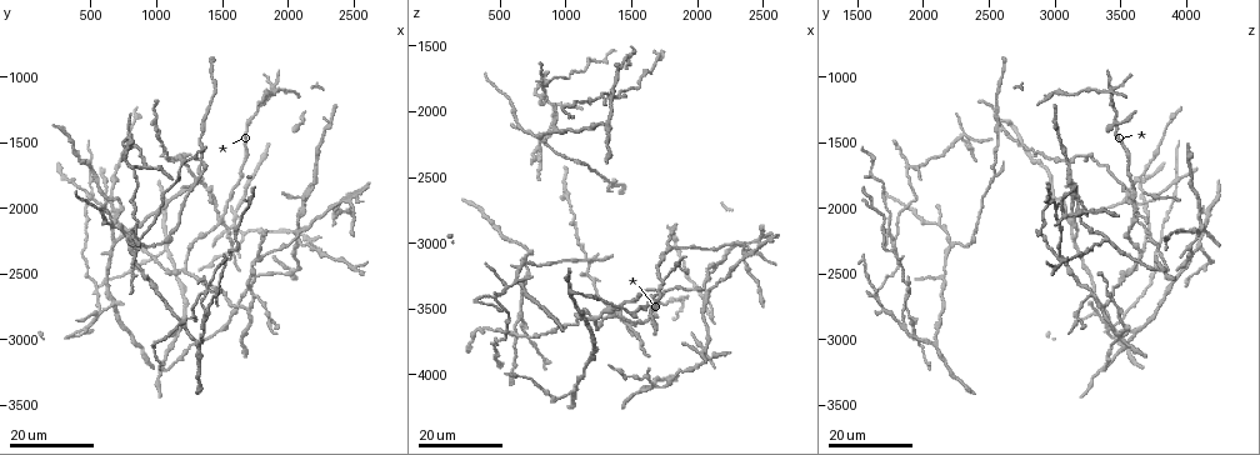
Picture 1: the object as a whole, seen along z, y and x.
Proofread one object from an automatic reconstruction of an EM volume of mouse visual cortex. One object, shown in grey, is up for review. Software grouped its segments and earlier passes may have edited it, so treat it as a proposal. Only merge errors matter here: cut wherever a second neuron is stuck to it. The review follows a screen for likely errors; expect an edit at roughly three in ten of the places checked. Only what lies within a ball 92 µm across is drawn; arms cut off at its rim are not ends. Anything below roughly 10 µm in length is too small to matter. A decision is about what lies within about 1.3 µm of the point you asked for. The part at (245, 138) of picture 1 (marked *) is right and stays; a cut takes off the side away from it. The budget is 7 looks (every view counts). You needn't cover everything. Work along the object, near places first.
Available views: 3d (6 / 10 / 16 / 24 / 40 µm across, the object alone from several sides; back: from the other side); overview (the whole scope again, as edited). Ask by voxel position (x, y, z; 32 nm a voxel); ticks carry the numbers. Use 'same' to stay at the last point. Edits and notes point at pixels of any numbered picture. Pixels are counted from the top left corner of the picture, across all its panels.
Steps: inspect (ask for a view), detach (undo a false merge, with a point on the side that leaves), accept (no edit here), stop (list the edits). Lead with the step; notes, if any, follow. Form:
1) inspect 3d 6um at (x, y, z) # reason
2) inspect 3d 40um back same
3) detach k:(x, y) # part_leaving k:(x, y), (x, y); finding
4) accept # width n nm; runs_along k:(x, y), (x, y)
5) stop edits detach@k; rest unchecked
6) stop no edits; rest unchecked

inspect 3d 16um at (1480, 2120, 3620) # looks like a crossing

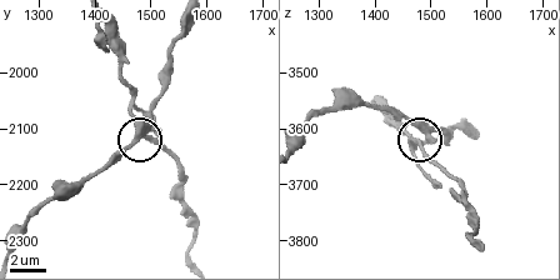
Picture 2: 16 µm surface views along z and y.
inspect 3d 10um at (1490, 2095, 3615)

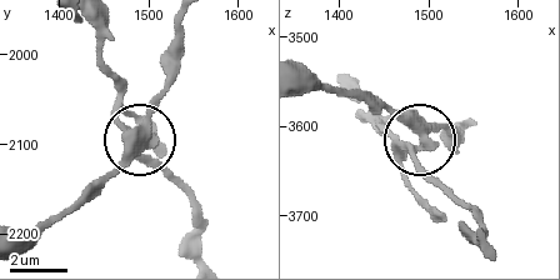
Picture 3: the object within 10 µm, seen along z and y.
detach 3:(154, 159) # arms 5; two neurons meet here

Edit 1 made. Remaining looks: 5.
inspect 3d 24um at (460, 2920, 3420) # four-way junction

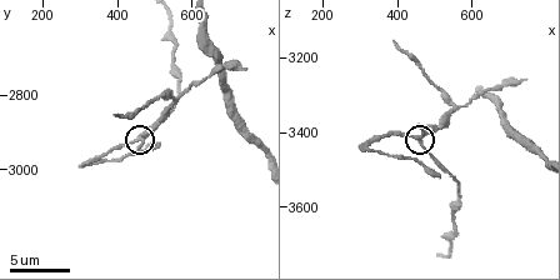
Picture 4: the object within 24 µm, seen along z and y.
inspect 3d 6um at (450, 2920, 3430)

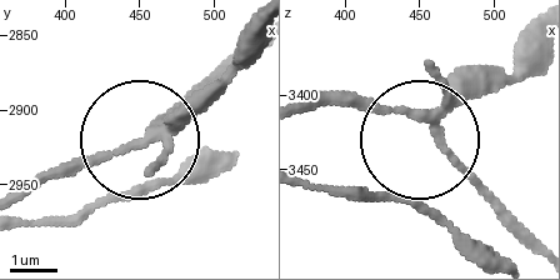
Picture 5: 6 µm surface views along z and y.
detach 5:(473, 175) # arms 4; part_leaving 5:(439, 123), (459, 166), (530, 238); two neurons meet here

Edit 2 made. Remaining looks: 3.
inspect 3d 10um at (550, 2820, 3340) # three-way junction

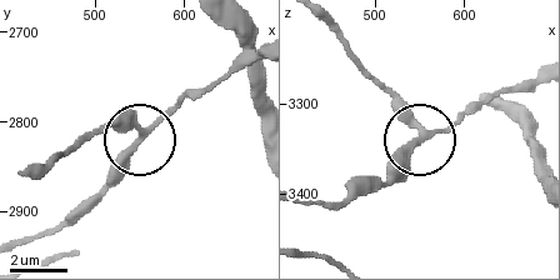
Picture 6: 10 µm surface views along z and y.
accept # continuous, no second neuron

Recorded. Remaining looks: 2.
inspect 3d 24um at (2320, 1980, 3020) # arms run side by side

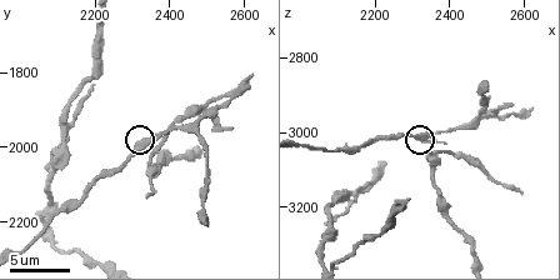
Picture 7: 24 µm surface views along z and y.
inspect 3d 10um same

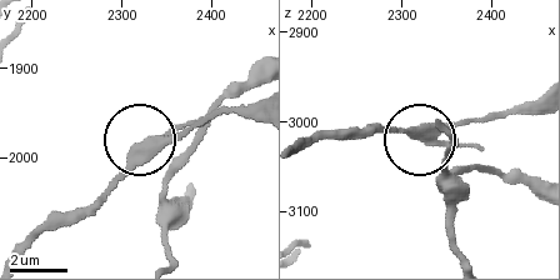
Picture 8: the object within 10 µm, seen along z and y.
accept # arms 3; runs_along 8:(21, 256), (71, 220), (136, 144), (179, 136), (220, 115); one neuron here

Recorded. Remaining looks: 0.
stop edits detach@3, detach@5; rest unchecked

